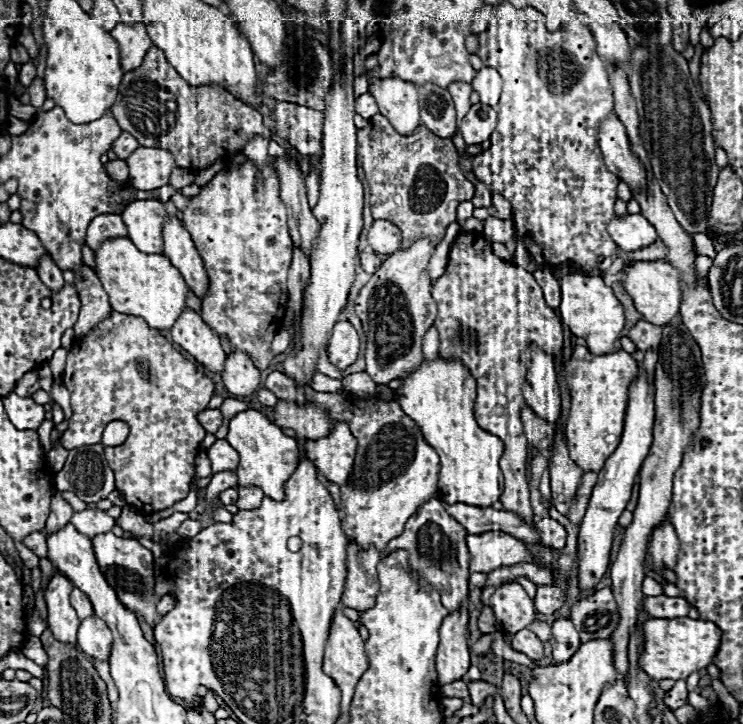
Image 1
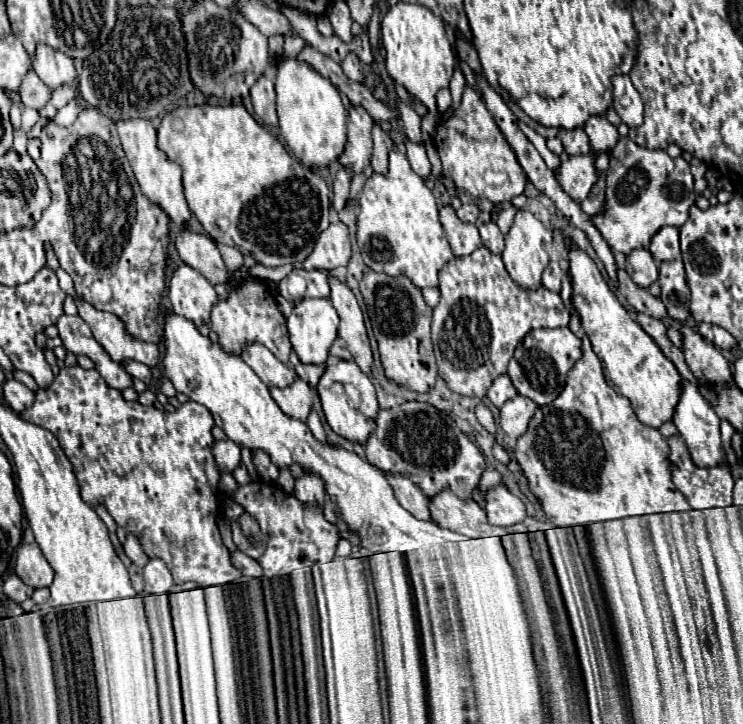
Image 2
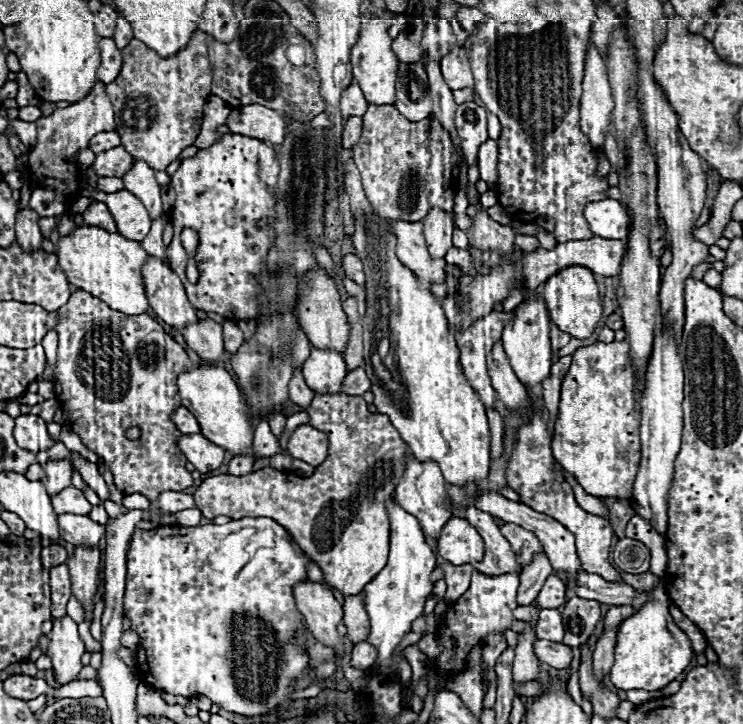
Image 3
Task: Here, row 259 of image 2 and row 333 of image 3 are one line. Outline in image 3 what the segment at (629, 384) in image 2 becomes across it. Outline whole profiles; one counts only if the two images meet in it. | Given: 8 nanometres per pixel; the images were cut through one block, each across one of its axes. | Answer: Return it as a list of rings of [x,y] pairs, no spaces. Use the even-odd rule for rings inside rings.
[[[568,266],[560,270],[556,276],[550,276],[542,288],[550,320],[572,338],[588,338],[602,316],[602,300],[598,294],[598,286],[594,282],[594,276],[584,266]]]

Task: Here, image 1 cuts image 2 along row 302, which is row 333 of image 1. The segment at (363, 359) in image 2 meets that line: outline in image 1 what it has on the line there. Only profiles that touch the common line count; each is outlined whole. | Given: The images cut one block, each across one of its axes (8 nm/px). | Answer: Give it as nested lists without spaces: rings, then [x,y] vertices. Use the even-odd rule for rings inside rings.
[[[340,320],[334,324],[332,338],[328,344],[328,358],[334,366],[344,370],[346,366],[354,364],[360,350],[360,336],[356,328],[348,320]]]

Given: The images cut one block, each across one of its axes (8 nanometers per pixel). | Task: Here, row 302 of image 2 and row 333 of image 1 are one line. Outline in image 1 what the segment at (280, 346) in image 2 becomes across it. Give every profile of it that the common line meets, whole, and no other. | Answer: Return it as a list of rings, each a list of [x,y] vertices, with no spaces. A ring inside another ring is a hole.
[[[246,162],[232,172],[216,174],[182,212],[182,222],[192,234],[192,240],[204,260],[210,278],[208,292],[202,298],[202,318],[218,336],[226,336],[230,340],[234,352],[248,354],[248,358],[258,370],[266,370],[274,360],[270,346],[276,332],[280,330],[278,324],[282,322],[286,312],[286,274],[292,258],[292,240],[286,224],[286,206],[280,200],[280,180],[272,164],[258,168],[252,162]]]

